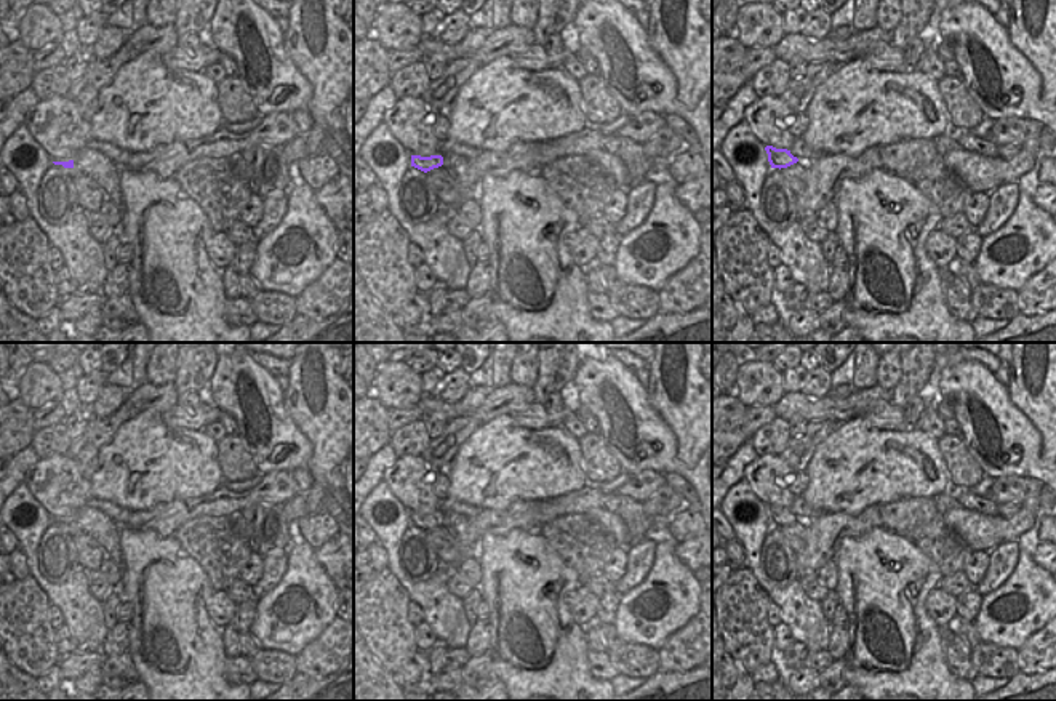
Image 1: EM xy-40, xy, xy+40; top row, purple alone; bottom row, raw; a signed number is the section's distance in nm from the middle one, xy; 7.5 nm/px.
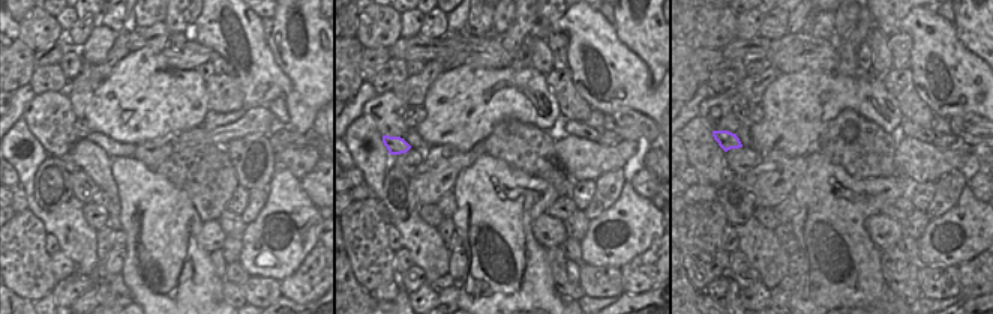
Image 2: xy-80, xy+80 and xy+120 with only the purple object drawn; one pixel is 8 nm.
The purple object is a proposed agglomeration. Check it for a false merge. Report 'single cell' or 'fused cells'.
fused cells

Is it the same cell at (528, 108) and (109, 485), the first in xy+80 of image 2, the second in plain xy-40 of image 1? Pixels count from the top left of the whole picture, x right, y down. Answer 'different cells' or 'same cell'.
same cell

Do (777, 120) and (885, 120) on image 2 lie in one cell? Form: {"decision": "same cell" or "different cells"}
{"decision": "same cell"}

